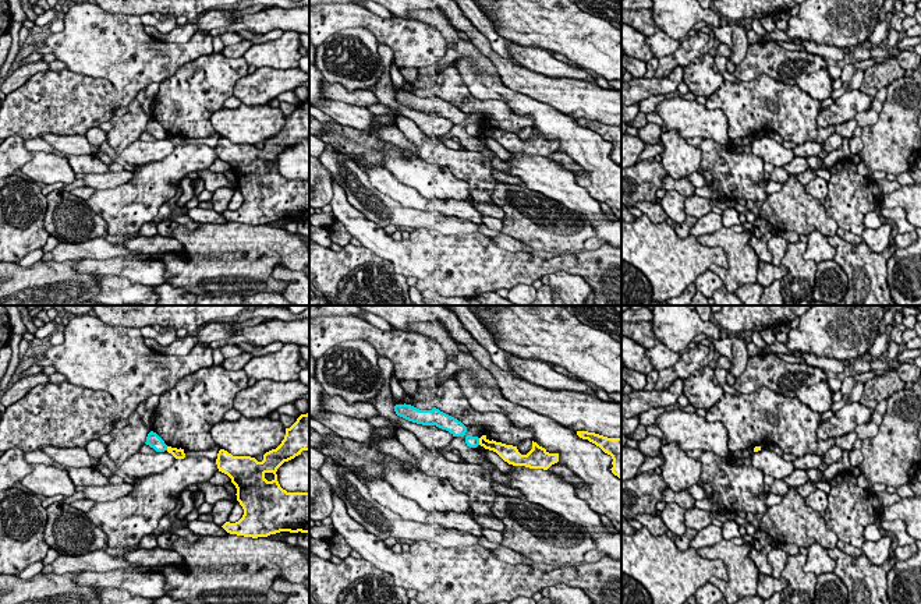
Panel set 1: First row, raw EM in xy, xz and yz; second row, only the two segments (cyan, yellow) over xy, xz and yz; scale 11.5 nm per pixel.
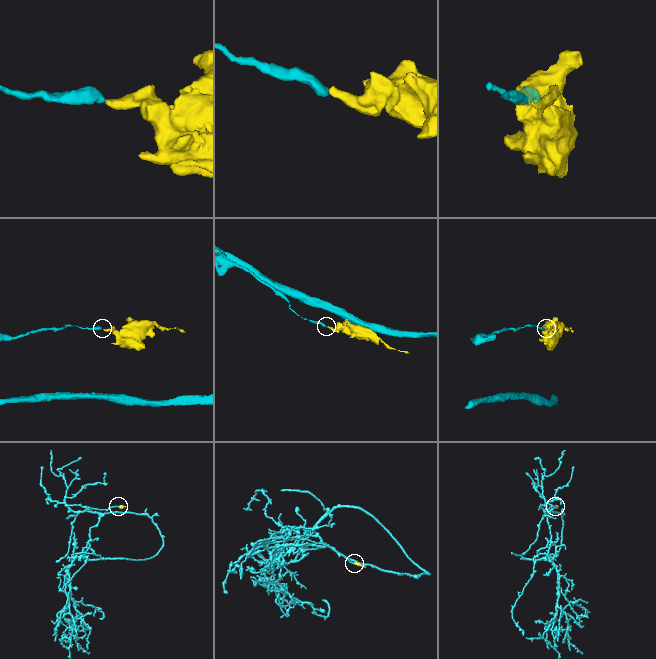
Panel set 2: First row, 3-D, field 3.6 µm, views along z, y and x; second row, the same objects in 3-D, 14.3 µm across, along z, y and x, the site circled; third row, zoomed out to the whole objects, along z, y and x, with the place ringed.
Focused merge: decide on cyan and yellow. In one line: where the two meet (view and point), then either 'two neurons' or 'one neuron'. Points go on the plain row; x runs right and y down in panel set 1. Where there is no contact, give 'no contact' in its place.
contact xz (478, 129); two neurons

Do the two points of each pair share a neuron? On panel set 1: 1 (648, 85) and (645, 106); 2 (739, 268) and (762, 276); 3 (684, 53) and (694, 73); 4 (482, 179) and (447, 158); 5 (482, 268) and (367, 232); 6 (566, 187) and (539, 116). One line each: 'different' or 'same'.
1: different
2: different
3: different
4: same
5: same
6: different

